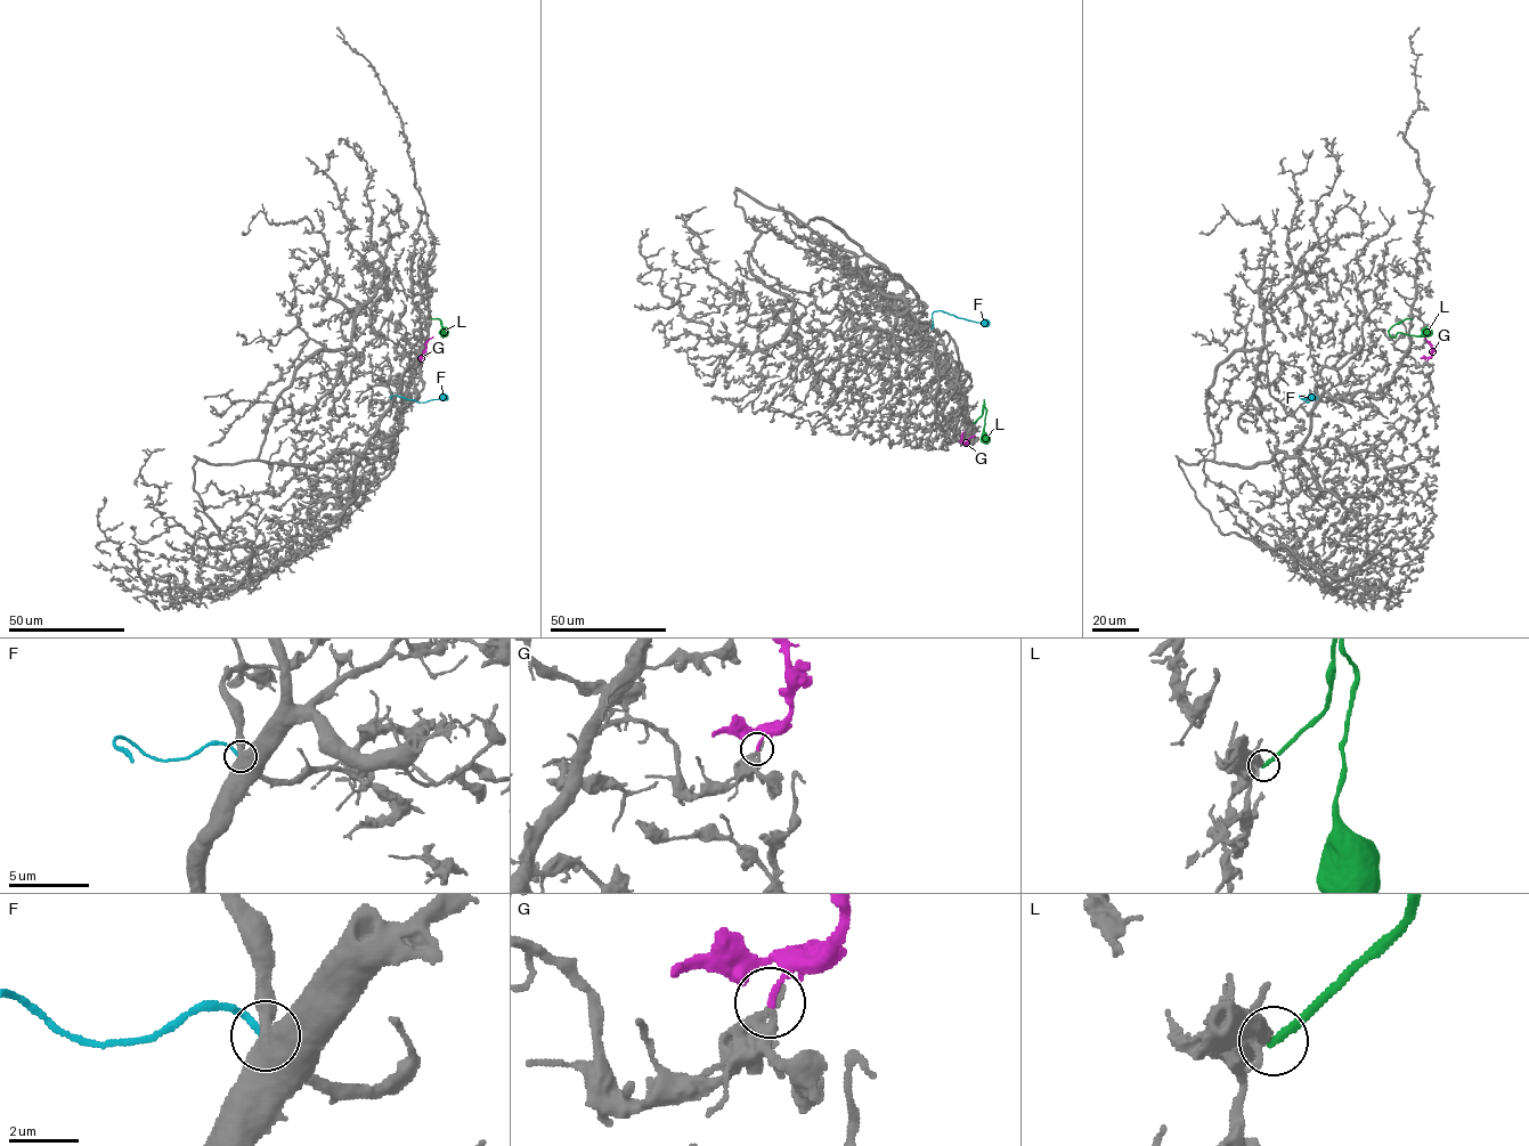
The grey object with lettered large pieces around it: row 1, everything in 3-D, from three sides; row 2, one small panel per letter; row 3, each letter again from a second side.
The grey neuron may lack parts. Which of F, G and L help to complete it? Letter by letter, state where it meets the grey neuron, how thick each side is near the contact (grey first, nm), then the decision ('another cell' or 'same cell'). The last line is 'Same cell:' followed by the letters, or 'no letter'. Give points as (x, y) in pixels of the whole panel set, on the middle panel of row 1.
F: (932, 328) | 600/190 nm | another cell
G: (962, 438) | 280/200 nm | same cell
L: (973, 423) | 550/280 nm | another cell
Same cell: G

